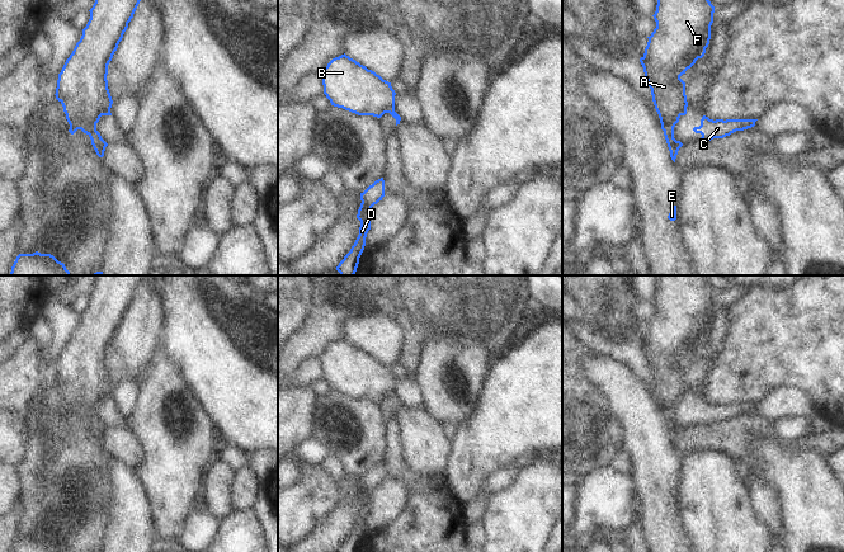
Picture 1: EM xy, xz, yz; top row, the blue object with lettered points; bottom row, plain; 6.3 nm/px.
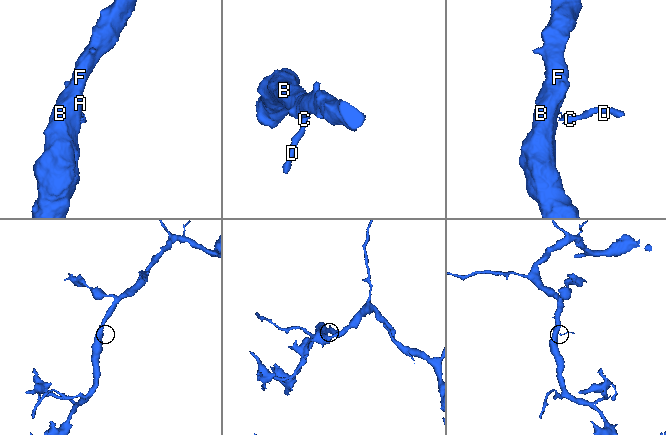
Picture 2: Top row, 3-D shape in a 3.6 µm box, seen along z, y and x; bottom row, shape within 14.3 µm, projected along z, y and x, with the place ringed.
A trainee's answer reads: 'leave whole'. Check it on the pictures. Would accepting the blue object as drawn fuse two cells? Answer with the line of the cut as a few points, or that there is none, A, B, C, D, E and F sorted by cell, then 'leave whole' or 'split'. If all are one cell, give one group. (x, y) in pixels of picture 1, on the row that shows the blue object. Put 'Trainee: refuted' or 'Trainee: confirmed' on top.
Trainee: refuted
cut in yz along (685, 108), (680, 114); A B E F / C D; split

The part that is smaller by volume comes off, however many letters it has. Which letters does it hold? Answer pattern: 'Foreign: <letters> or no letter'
Foreign: C, D

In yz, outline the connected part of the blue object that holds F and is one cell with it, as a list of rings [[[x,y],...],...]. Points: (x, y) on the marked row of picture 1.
[[[657,0],[656,28],[640,58],[674,162],[683,146],[674,138],[674,127],[688,107],[680,76],[704,56],[713,13],[709,0]]]

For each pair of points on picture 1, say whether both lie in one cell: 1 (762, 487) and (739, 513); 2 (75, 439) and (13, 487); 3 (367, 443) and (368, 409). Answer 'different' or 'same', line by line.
1: different
2: different
3: same

